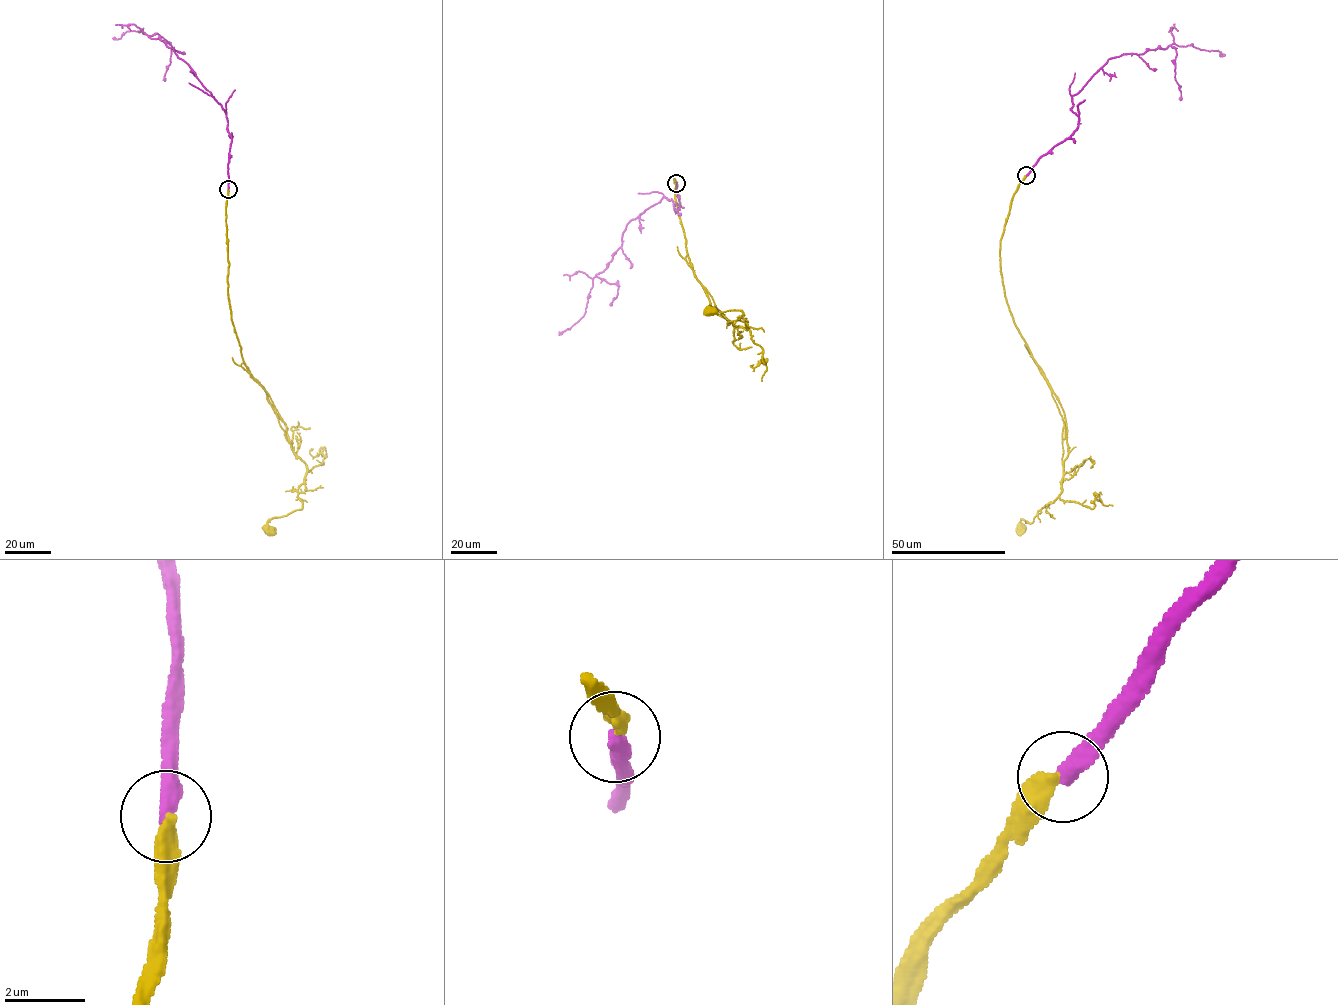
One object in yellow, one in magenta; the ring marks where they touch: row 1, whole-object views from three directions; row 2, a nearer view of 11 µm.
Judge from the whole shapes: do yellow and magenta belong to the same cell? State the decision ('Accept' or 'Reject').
Reject

